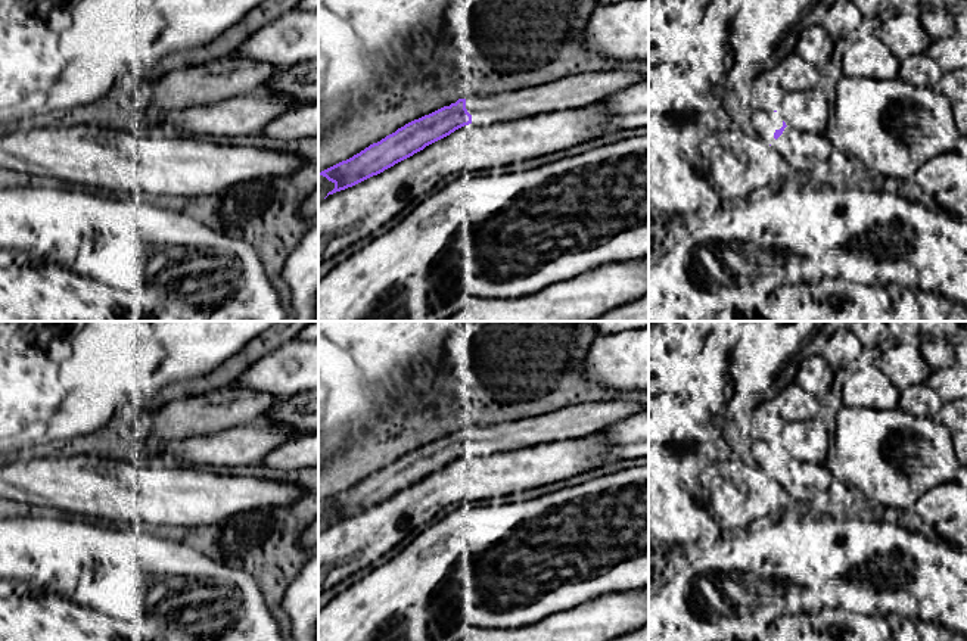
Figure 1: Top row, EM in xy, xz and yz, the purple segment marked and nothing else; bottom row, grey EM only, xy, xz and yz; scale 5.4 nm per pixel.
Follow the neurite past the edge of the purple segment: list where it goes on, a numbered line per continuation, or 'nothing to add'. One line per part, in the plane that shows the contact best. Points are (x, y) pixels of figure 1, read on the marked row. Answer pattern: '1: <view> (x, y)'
1: xz (585, 89)

